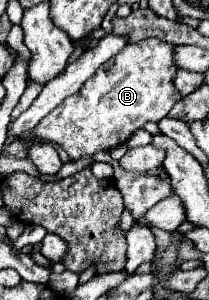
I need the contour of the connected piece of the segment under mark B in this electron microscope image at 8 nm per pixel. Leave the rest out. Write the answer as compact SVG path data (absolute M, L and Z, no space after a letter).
M157 38L127 44L117 56L105 62L77 94L65 98L61 106L51 110L31 134L25 134L21 140L29 144L55 144L63 148L71 160L125 144L145 122L159 122L181 100L181 94L173 84L179 70L173 54L175 46Z

